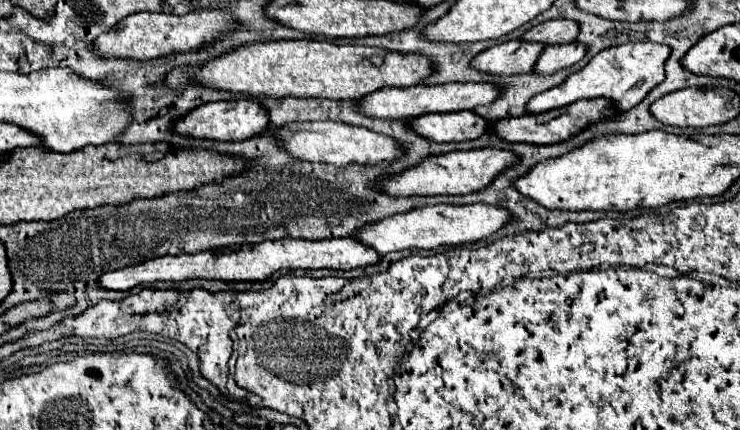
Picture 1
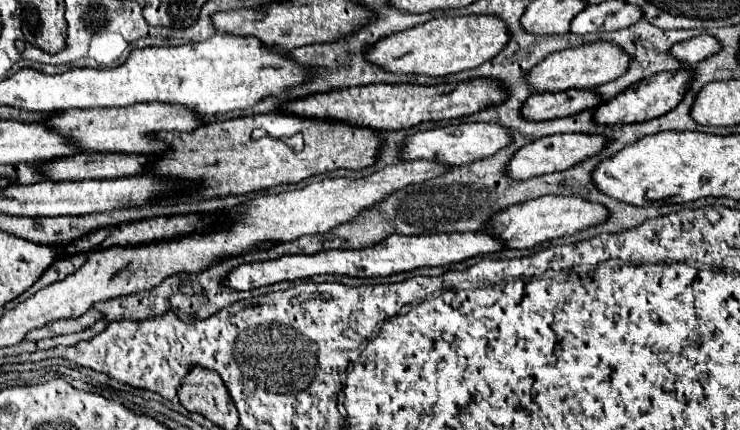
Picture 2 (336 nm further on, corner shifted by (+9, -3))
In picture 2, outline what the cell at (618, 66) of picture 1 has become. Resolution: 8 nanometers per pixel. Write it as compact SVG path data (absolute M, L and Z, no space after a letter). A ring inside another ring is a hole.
M708 33L692 37L684 43L678 43L672 47L672 55L680 61L680 63L688 63L688 65L696 65L712 55L716 55L716 51L720 51L720 41Z

